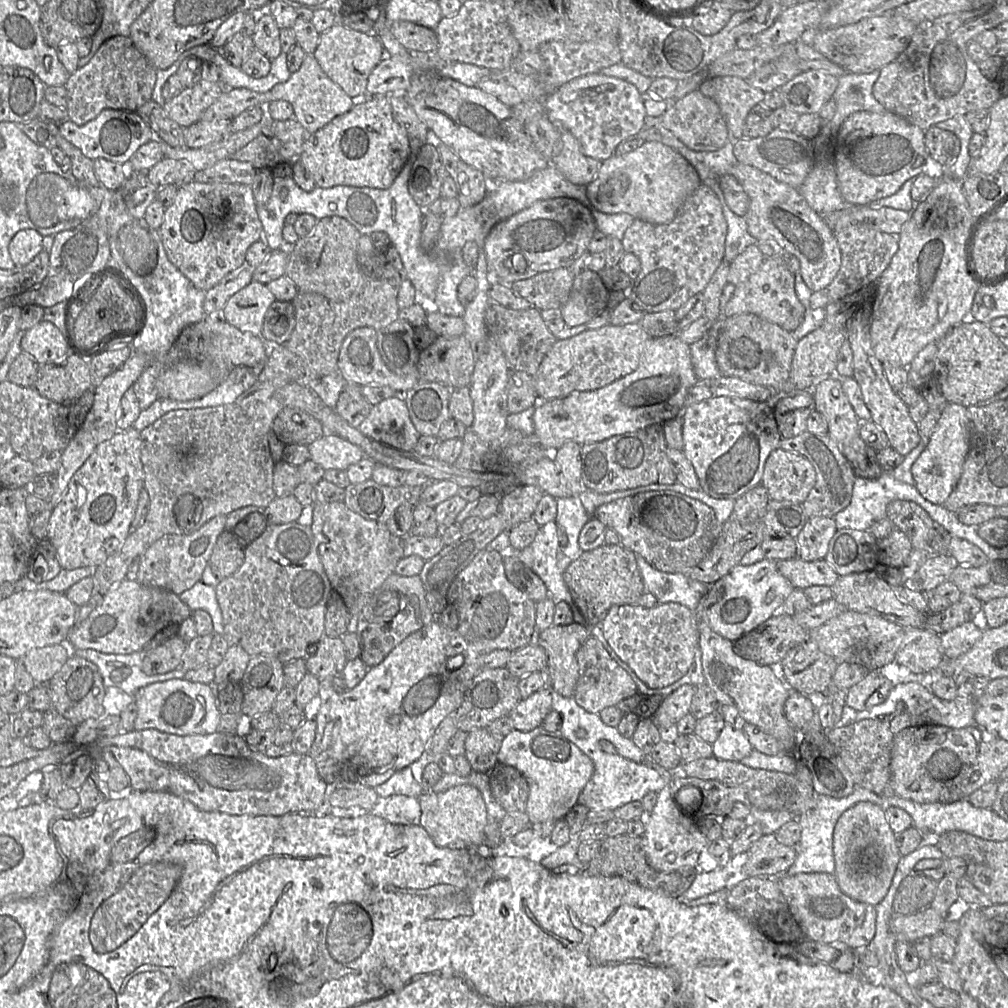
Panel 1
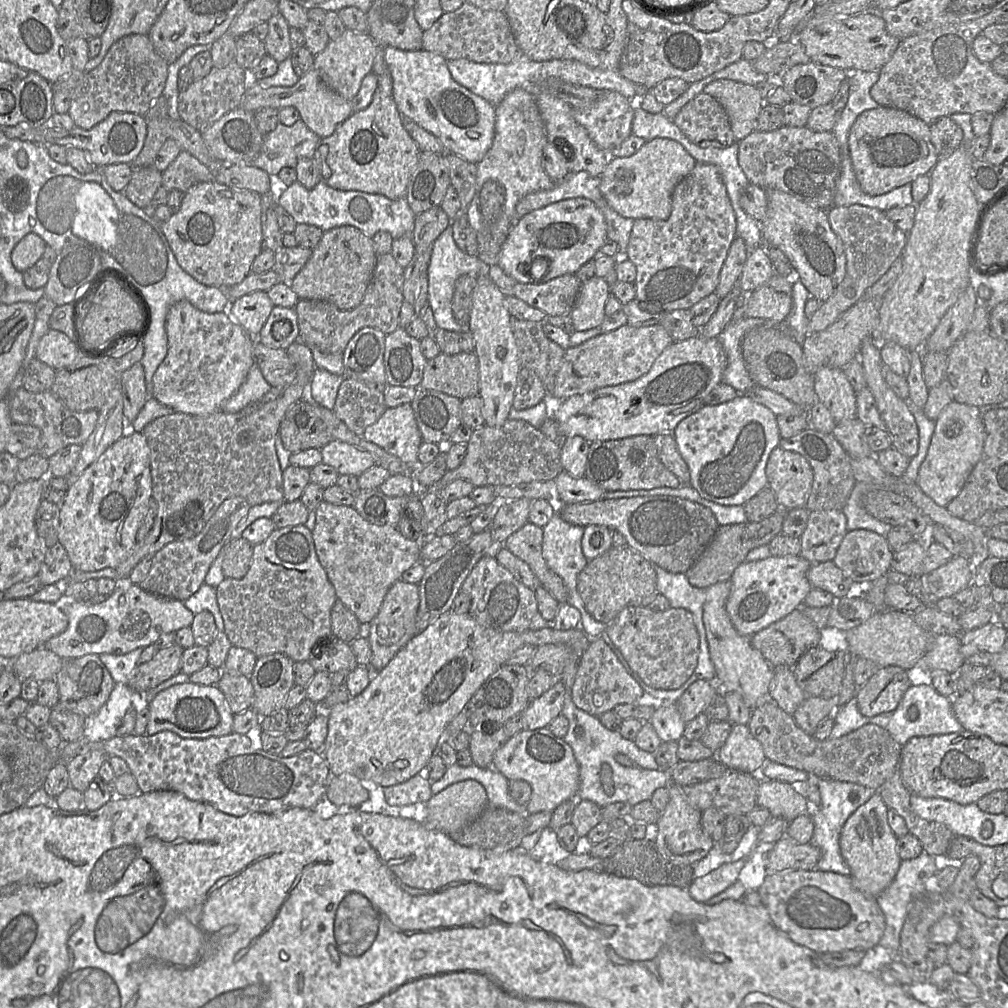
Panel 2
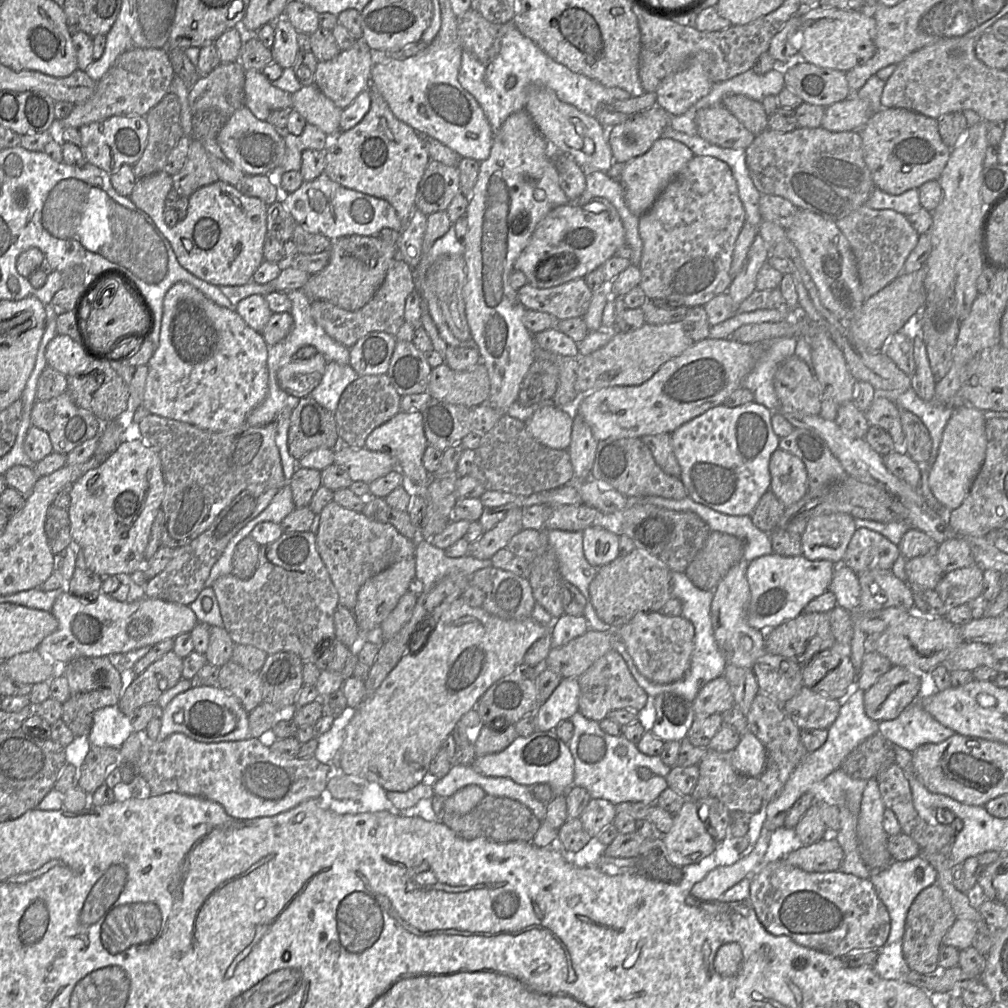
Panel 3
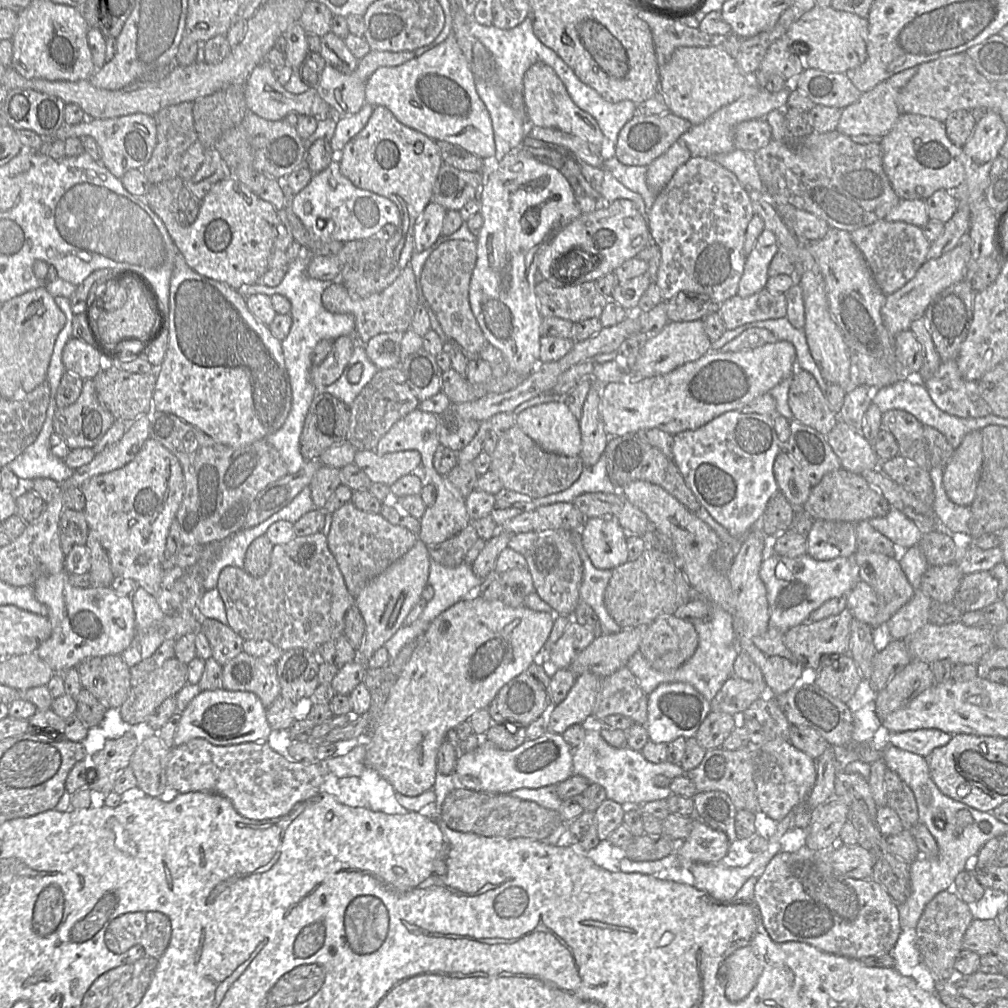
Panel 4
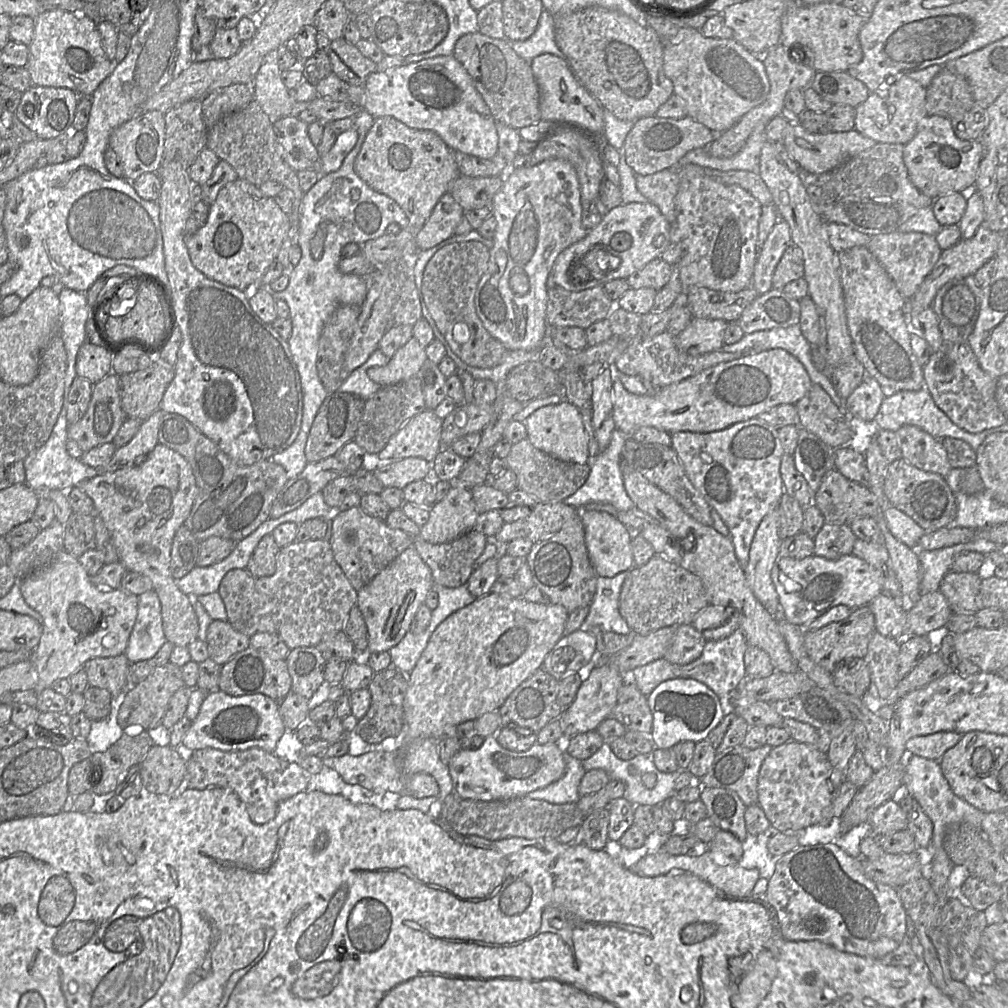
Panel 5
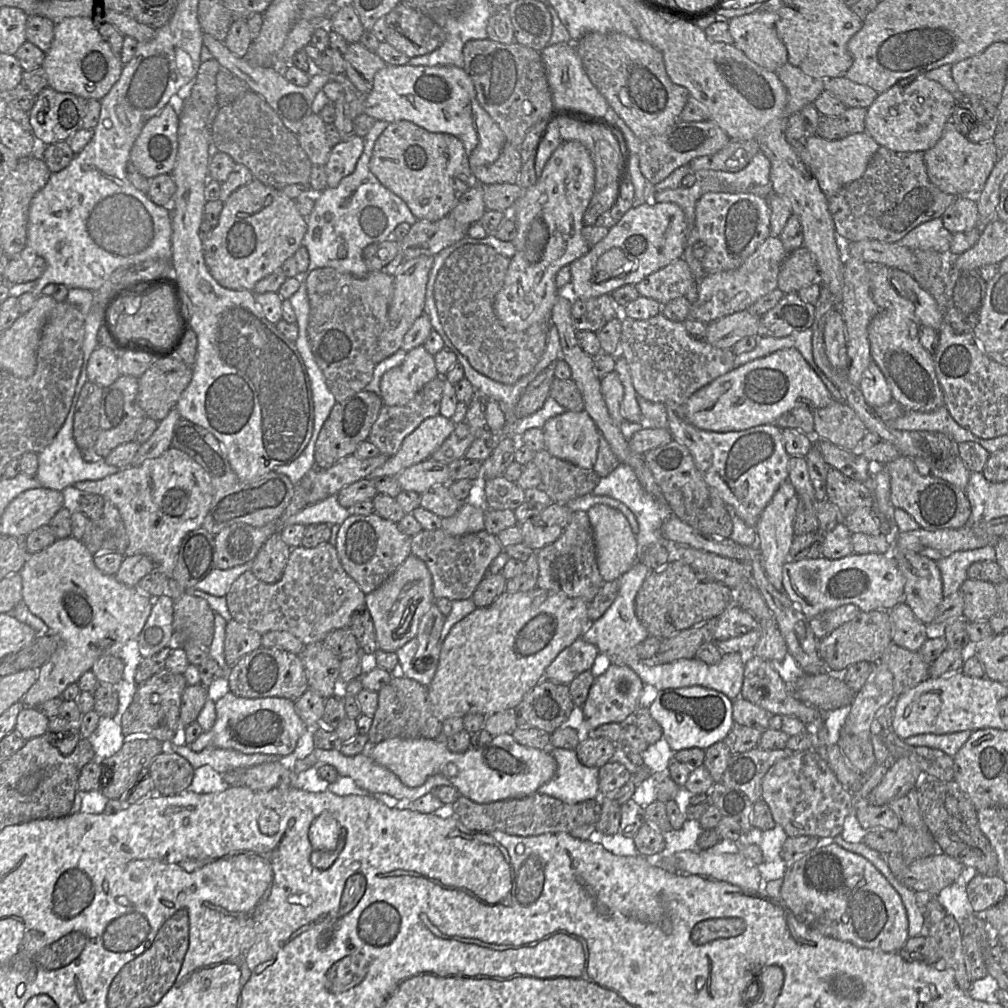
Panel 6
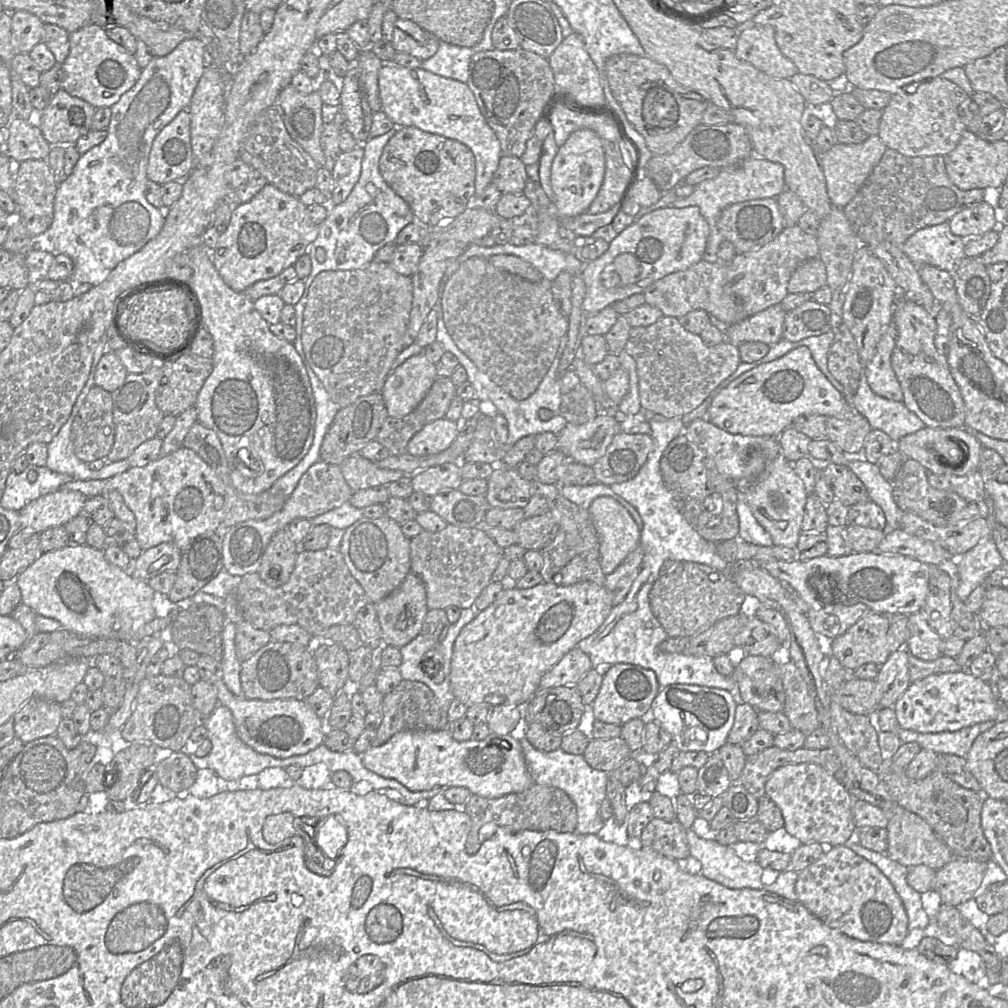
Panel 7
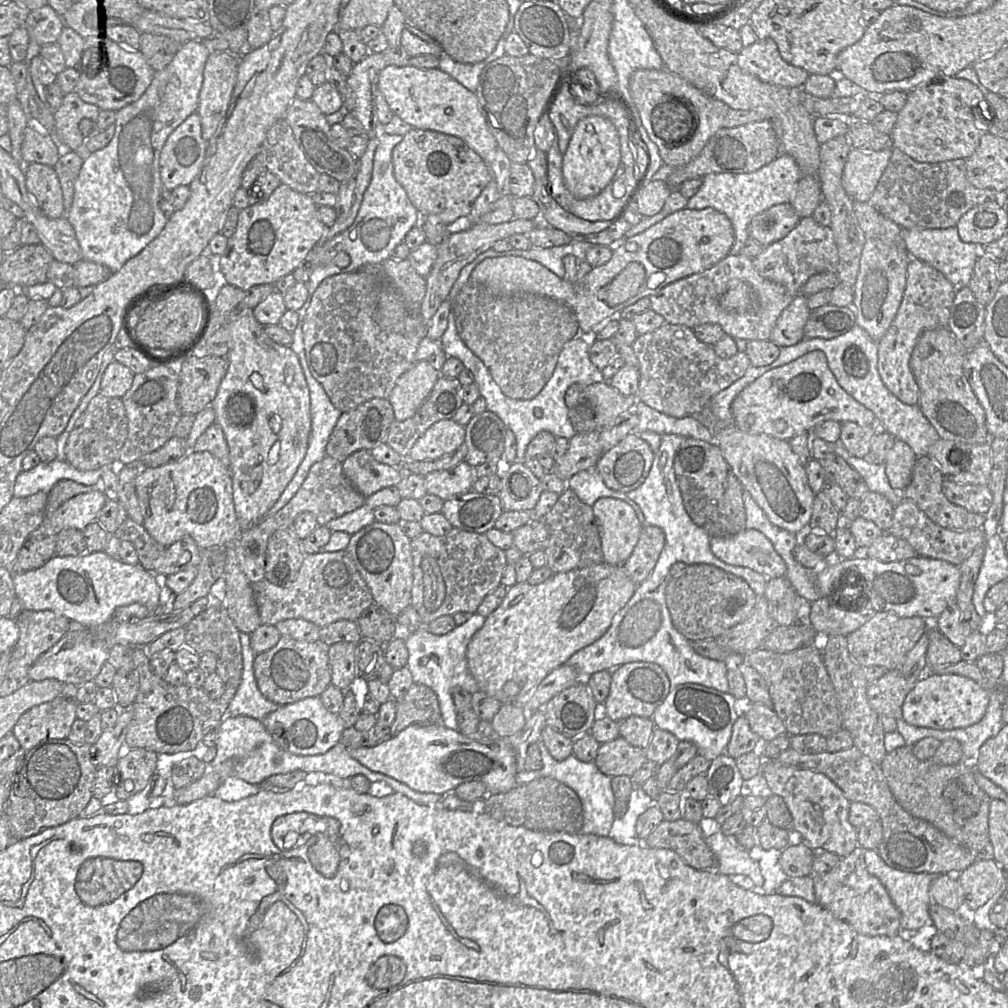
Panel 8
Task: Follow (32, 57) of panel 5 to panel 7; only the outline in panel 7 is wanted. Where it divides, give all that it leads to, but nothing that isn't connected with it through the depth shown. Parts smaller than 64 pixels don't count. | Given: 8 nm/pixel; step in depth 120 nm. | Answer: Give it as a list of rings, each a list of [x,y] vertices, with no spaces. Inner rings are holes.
[[[89,24],[69,33],[69,53],[61,64],[61,88],[71,96],[90,103],[95,108],[111,107],[139,79],[141,68],[134,55],[111,40],[103,26]]]

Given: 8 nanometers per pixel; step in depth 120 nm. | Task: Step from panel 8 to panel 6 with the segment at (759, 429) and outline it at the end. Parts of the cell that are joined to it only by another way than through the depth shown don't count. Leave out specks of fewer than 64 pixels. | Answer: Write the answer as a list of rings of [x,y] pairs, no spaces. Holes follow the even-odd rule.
[[[787,348],[733,368],[697,390],[684,406],[685,418],[693,426],[707,431],[731,432],[775,424],[782,414],[794,408],[815,410],[833,401],[830,391],[802,354],[795,348]]]

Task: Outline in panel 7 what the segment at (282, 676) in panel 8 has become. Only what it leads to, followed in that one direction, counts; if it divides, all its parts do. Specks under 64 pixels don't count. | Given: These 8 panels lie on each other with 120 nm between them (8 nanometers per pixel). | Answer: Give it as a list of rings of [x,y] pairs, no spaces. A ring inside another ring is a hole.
[[[272,641],[241,662],[240,680],[247,699],[265,701],[304,700],[320,686],[312,647]]]

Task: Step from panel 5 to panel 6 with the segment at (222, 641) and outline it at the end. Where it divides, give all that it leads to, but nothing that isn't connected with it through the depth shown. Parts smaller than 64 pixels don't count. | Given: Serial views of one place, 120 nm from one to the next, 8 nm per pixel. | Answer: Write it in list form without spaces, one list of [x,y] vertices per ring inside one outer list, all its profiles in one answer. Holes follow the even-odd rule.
[[[235,619],[227,621],[224,639],[224,656],[228,666],[235,665],[243,656],[261,646],[262,634]]]

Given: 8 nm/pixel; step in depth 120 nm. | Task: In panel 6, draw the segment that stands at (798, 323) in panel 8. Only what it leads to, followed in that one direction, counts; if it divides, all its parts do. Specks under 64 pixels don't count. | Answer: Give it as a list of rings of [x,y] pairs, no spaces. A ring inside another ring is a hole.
[[[744,310],[719,318],[707,324],[704,340],[717,348],[732,349],[743,337],[758,335],[760,317]]]

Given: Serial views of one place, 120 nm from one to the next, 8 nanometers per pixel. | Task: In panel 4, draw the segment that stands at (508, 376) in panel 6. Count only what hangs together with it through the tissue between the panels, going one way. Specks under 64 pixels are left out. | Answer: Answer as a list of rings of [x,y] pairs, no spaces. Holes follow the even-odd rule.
[[[447,241],[441,244],[424,263],[421,286],[443,332],[470,353],[479,353],[489,344],[471,310],[469,287],[477,261],[476,242]]]

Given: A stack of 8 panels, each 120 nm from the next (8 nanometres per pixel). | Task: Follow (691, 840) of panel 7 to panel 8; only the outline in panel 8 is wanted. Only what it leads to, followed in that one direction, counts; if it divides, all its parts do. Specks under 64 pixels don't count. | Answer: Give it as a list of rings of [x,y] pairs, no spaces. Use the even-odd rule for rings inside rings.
[[[720,829],[706,836],[706,842],[716,856],[715,870],[725,876],[747,876],[753,886],[761,889],[764,878],[758,862],[753,860],[748,851],[737,845],[734,836],[726,836]]]

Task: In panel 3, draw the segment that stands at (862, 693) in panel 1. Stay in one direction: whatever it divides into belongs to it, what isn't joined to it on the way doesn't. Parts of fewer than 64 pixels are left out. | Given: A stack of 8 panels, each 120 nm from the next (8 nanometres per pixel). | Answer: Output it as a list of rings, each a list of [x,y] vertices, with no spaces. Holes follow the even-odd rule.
[[[893,666],[864,692],[866,715],[878,722],[897,718],[919,697],[920,686],[917,672]]]

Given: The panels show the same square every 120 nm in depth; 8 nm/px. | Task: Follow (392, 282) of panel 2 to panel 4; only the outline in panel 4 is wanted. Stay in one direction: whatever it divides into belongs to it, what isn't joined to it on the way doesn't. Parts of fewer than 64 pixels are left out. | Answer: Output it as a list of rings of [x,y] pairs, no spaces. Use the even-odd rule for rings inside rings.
[[[410,265],[406,266],[394,282],[383,291],[367,297],[349,292],[341,283],[333,282],[322,293],[323,307],[336,314],[350,314],[355,320],[355,337],[365,344],[372,337],[382,333],[404,333],[410,329],[411,321],[418,305],[415,276]]]

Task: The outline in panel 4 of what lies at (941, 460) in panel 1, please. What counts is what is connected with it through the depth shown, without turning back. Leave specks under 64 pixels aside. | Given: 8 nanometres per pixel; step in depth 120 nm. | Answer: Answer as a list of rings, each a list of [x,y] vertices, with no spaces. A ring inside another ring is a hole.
[[[980,430],[968,433],[944,467],[943,487],[955,504],[970,506],[976,494],[983,463]]]

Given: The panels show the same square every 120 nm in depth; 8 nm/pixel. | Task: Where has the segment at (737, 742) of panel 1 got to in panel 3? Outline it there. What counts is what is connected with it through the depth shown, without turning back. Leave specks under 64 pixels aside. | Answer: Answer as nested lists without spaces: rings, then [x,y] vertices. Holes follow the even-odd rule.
[[[751,732],[741,734],[738,746],[732,751],[732,765],[748,777],[759,777],[764,771],[766,748]]]

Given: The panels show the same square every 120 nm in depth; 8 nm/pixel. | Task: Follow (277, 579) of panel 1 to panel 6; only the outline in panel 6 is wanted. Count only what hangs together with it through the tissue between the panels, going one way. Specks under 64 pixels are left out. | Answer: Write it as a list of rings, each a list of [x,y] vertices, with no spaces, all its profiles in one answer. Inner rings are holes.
[[[328,541],[315,548],[292,548],[283,576],[276,583],[262,582],[251,570],[245,571],[232,583],[225,598],[232,618],[240,624],[260,634],[268,631],[287,631],[308,645],[322,642],[333,630],[350,628],[351,617],[356,608],[365,603],[365,596],[357,582],[342,567],[336,547]]]

